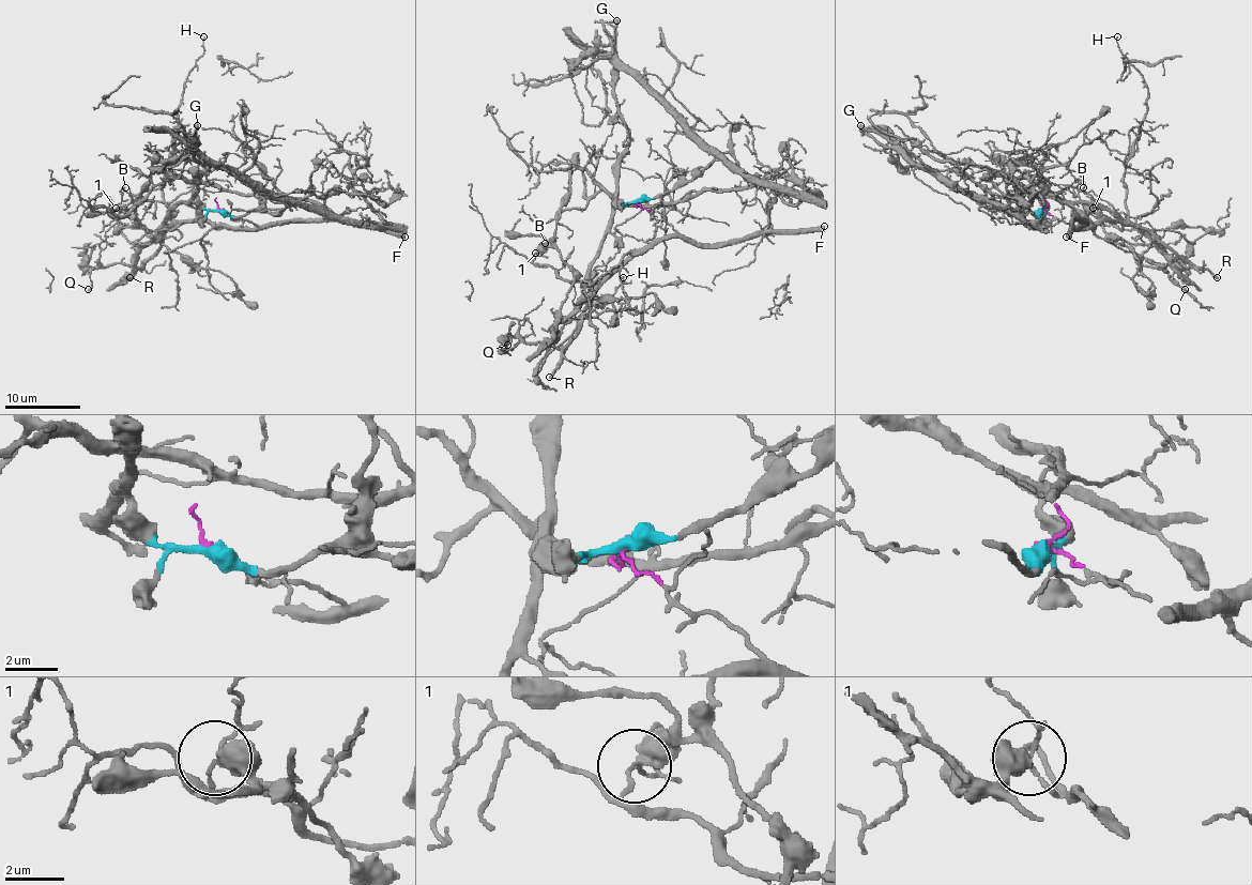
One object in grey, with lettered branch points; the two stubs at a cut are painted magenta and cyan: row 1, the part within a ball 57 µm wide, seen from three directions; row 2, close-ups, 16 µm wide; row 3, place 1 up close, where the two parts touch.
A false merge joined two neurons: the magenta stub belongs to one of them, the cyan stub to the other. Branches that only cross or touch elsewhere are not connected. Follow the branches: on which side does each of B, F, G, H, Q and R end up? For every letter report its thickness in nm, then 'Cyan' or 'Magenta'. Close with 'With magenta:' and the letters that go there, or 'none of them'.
B: Thickness 130 nm. Magenta
F: Thickness 500 nm. Magenta
G: Thickness 400 nm. Cyan
H: Thickness 90 nm. Magenta
Q: Thickness 90 nm. Magenta
R: Thickness 260 nm. Magenta
With magenta: B, F, H, Q, R

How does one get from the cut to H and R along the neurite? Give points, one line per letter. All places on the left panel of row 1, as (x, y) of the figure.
H: (219, 209), (255, 228), (214, 228), (202, 220), (172, 218), (163, 198), (182, 91), (204, 51), (204, 36)
R: (219, 209), (237, 220), (249, 220), (255, 228), (215, 228), (202, 220), (178, 223), (130, 277)

